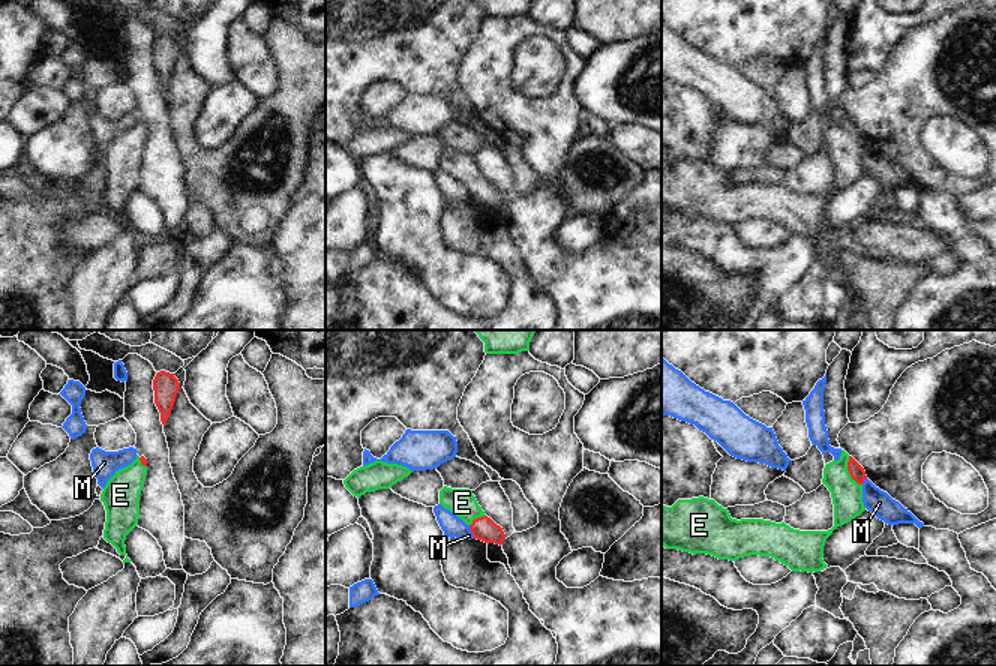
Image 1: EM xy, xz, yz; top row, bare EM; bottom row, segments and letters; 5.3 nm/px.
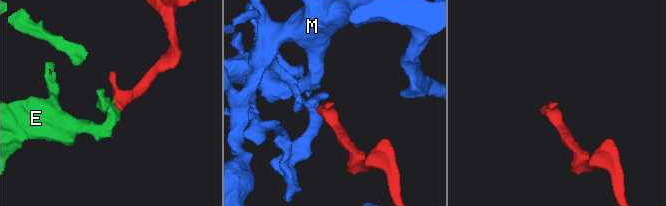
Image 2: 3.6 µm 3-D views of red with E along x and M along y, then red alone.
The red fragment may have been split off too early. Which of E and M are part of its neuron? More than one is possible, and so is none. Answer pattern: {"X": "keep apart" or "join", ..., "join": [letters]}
{"E": "join", "M": "keep apart", "join": ["E"]}

